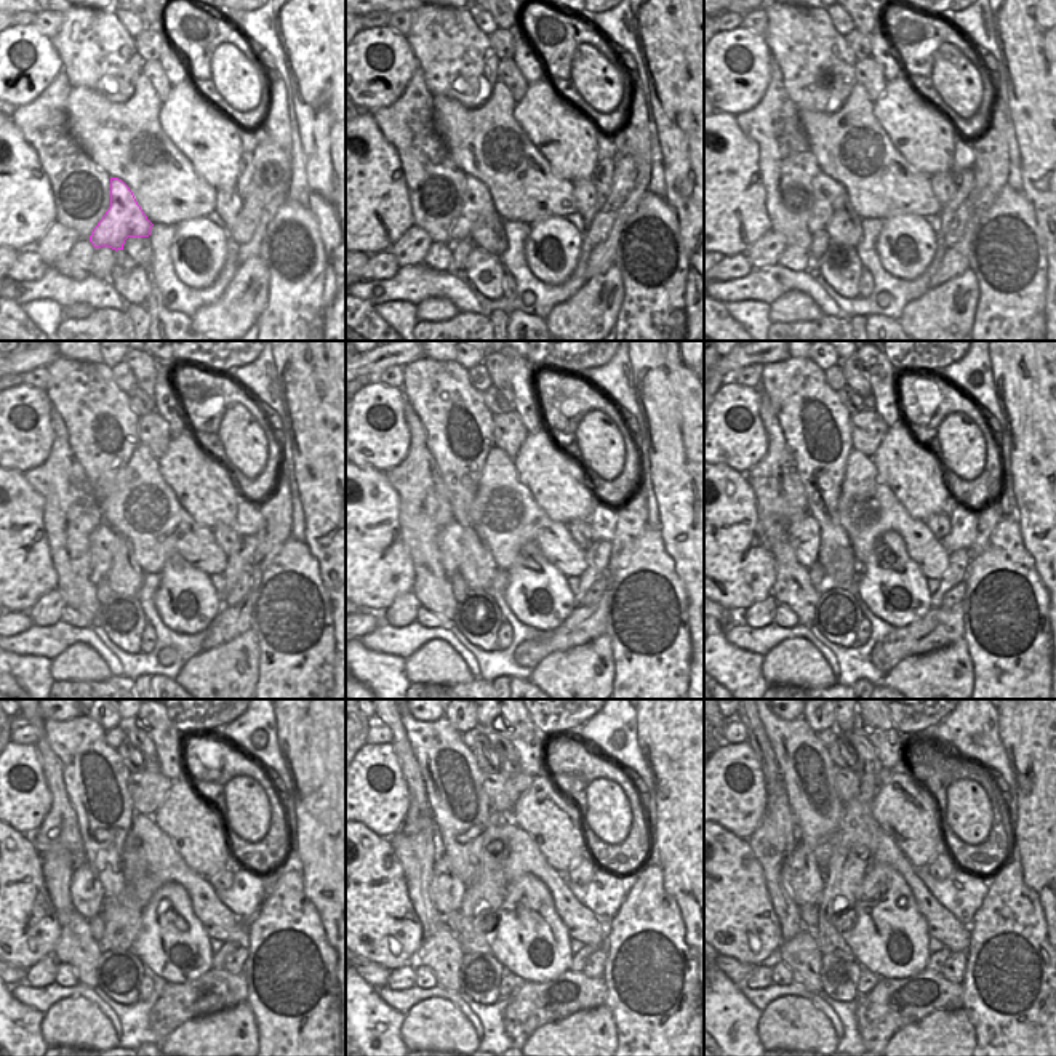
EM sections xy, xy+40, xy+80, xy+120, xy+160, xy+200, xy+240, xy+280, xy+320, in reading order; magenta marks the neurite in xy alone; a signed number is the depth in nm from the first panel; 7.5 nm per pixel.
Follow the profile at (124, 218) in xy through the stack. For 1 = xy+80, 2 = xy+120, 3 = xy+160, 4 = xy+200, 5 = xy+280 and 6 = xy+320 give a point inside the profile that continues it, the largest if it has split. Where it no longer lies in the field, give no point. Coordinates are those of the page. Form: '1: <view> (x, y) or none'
1: xy+80 (829, 194)
2: xy+120 (101, 540)
3: xy+160 (450, 540)
4: xy+200 (804, 535)
5: xy+280 (447, 888)
6: xy+320 (805, 879)

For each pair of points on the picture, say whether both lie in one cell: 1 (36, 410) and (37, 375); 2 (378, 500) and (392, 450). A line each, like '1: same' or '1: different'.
1: different
2: different

